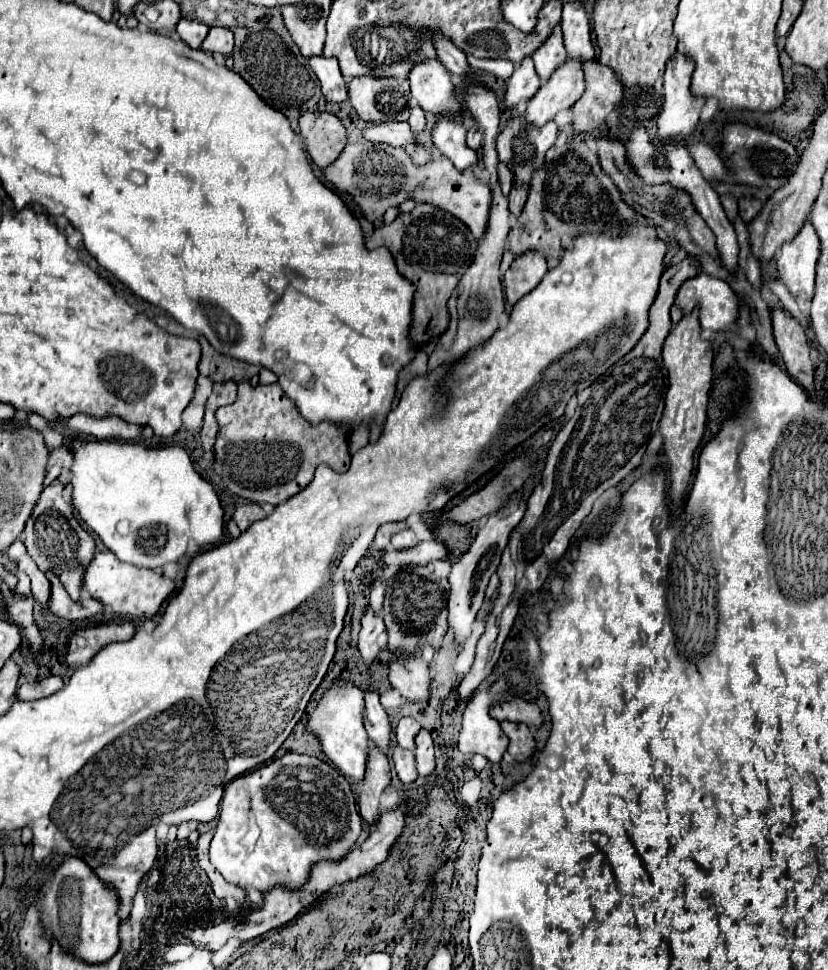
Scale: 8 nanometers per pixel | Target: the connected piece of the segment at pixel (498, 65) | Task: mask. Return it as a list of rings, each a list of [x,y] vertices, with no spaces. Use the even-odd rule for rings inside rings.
[[[467,53],[467,59],[470,65],[474,65],[478,71],[488,71],[504,81],[510,79],[510,75],[514,72],[514,66],[511,61],[506,59],[478,59]]]

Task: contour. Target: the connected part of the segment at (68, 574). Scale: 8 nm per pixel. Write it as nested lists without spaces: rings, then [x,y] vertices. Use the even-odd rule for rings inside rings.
[[[54,479],[42,491],[30,519],[26,521],[24,545],[34,563],[38,565],[38,569],[44,573],[52,571],[60,579],[68,595],[74,597],[74,601],[78,601],[86,567],[96,555],[96,541],[88,531],[82,529],[80,521],[76,519],[70,493],[66,491],[66,483],[62,483],[60,479]]]

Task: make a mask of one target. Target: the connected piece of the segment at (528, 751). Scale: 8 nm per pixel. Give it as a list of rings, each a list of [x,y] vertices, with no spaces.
[[[502,721],[500,725],[502,725],[502,731],[510,737],[508,753],[512,757],[516,757],[518,761],[526,761],[536,749],[536,739],[530,733],[528,725],[526,723],[508,723],[508,721]]]

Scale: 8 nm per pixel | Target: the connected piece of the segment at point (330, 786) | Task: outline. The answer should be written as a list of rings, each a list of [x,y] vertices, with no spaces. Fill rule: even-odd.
[[[286,753],[280,759],[274,759],[268,765],[228,783],[220,801],[216,833],[210,843],[210,861],[226,881],[242,889],[268,893],[272,887],[286,887],[290,891],[298,891],[308,883],[310,871],[318,861],[344,859],[356,845],[360,831],[362,817],[358,813],[356,795],[346,777],[318,757]],[[248,785],[262,785],[262,803],[254,803]]]

